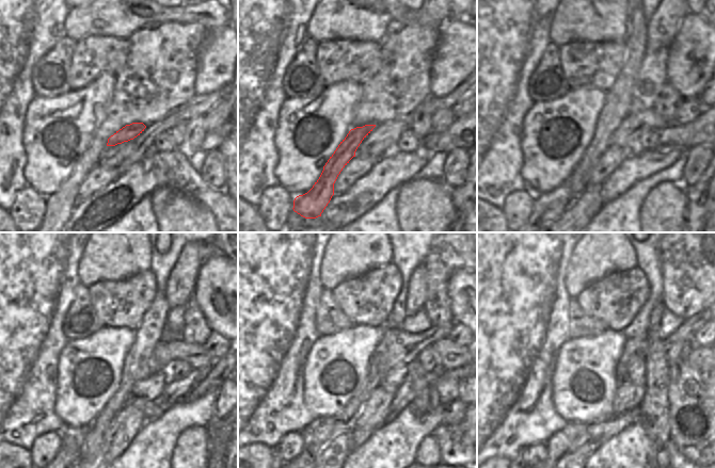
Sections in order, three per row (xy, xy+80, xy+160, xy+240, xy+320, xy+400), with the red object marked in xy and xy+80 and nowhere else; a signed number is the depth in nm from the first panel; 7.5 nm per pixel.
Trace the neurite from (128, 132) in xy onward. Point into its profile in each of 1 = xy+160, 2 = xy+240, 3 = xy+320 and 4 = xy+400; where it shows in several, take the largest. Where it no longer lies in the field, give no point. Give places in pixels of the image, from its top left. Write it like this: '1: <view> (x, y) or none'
1: xy+160 (547, 207)
2: xy+240 (69, 449)
3: none
4: none

